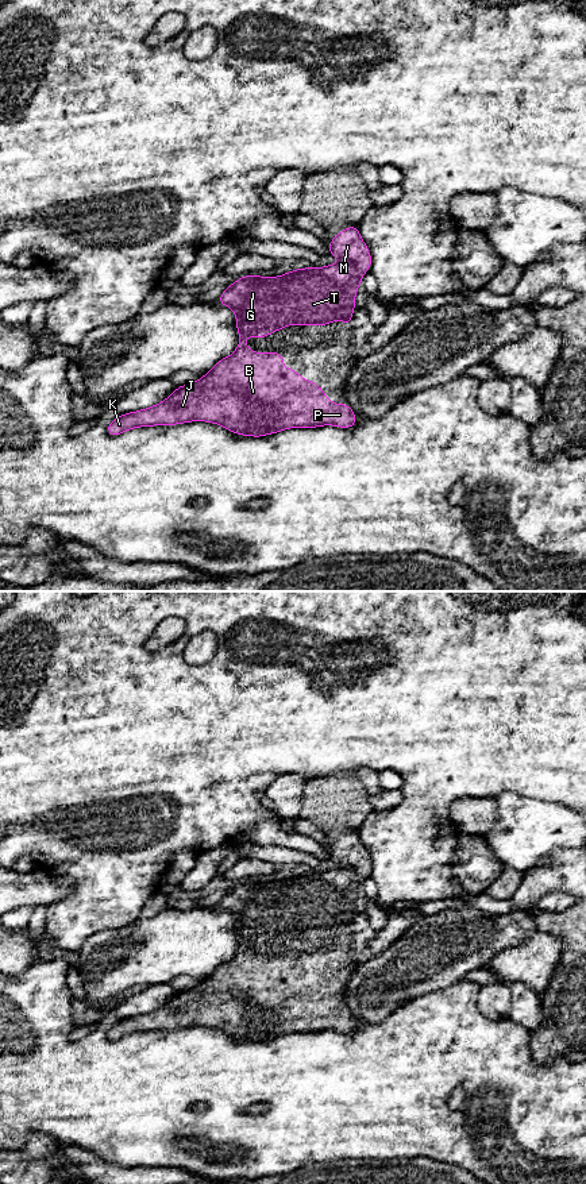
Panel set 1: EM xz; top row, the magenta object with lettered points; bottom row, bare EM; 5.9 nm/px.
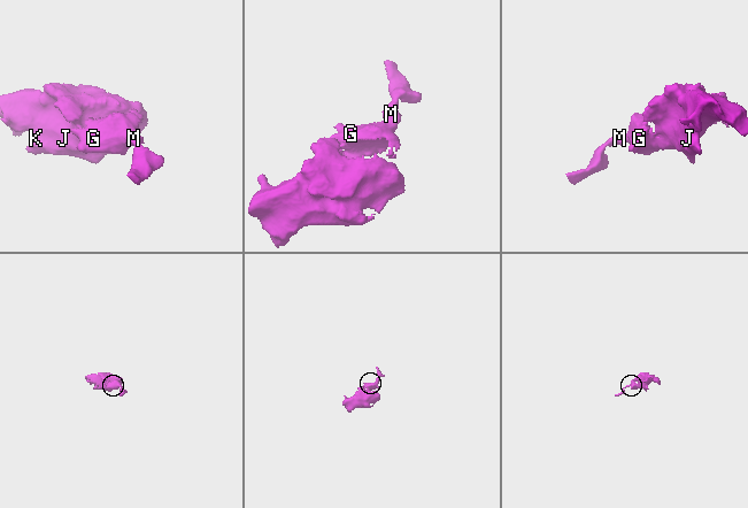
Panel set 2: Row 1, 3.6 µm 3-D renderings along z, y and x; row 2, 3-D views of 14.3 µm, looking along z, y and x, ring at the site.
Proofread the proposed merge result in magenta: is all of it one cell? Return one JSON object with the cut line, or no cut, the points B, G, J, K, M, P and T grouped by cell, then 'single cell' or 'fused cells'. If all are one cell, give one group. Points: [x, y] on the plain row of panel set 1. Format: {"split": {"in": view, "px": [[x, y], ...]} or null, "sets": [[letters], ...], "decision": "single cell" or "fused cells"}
{"split": null, "sets": [["B", "G", "J", "K", "M", "P", "T"]], "decision": "single cell"}

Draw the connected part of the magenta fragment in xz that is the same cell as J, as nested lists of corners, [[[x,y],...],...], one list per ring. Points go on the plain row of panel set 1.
[[[358,830],[340,836],[328,849],[328,856],[340,868],[324,872],[311,871],[296,873],[279,882],[258,882],[248,879],[227,891],[216,906],[235,917],[239,949],[227,963],[220,964],[200,984],[177,994],[162,1007],[119,1019],[108,1031],[107,1038],[120,1038],[140,1031],[176,1030],[205,1026],[243,1041],[261,1042],[289,1033],[316,1033],[334,1030],[352,1033],[356,1019],[348,1008],[334,1008],[315,986],[305,986],[293,973],[284,972],[282,957],[252,957],[246,950],[247,941],[261,945],[285,930],[329,930],[342,925],[351,930],[355,914],[355,899],[363,879],[371,872],[371,860]]]

